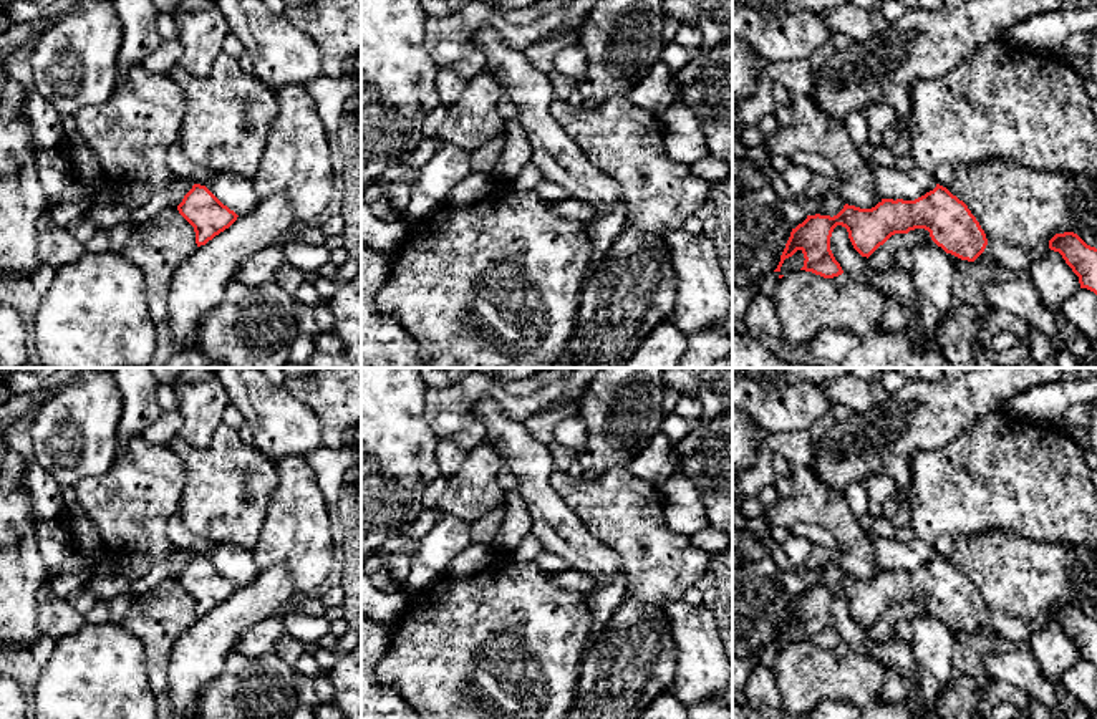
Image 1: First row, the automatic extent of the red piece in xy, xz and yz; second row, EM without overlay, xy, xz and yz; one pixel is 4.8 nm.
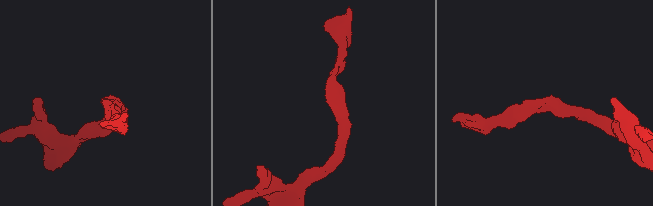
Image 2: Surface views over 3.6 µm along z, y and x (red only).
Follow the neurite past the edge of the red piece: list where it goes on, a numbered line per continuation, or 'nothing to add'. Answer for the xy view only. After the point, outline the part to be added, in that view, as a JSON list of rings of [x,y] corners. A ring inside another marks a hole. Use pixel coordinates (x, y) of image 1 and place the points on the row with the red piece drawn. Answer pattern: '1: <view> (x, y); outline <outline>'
nothing to add

